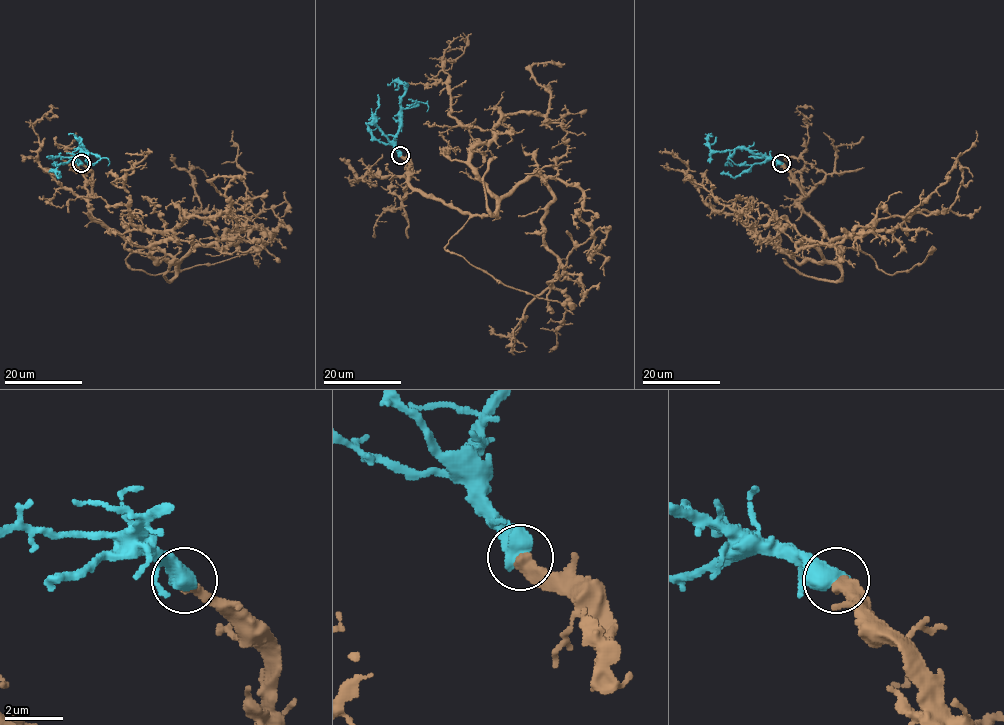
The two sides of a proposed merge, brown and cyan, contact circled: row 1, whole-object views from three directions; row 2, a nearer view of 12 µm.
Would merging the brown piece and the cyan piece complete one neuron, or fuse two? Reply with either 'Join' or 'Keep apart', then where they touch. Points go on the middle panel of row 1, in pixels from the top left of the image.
Join. Place: (400, 155)

